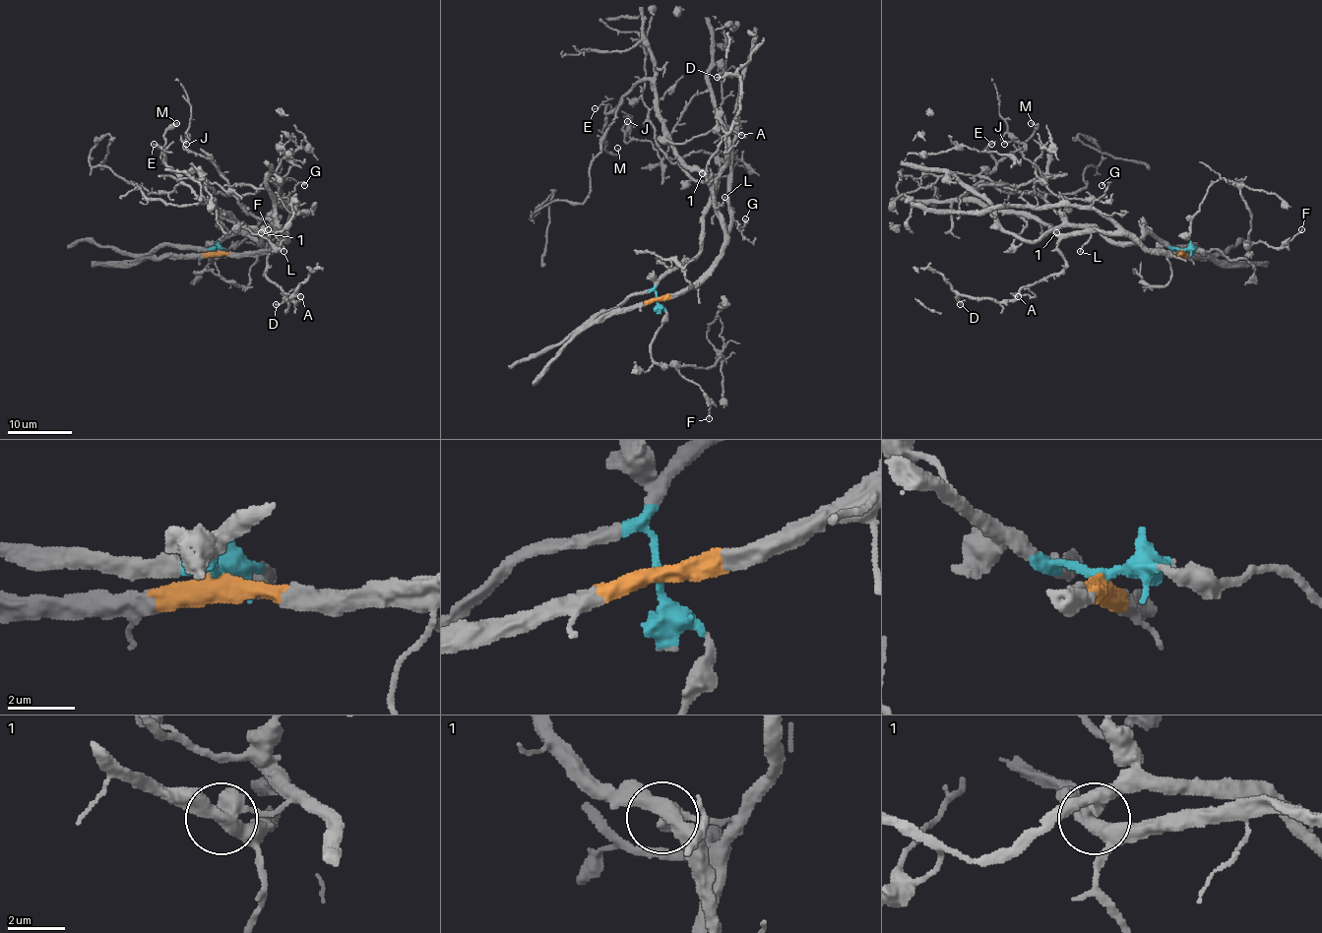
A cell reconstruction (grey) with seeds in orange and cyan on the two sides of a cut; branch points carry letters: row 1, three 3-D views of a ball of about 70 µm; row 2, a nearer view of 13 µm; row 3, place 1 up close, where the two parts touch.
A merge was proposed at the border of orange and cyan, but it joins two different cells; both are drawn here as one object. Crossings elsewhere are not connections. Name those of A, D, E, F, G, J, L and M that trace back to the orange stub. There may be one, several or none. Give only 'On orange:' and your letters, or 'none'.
On orange: A, D, E, G, L, M

